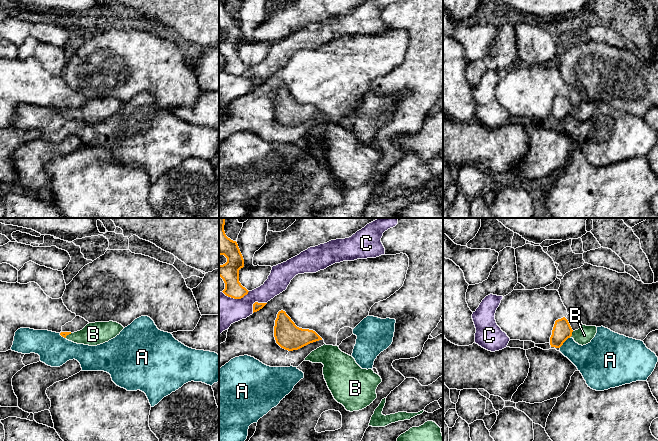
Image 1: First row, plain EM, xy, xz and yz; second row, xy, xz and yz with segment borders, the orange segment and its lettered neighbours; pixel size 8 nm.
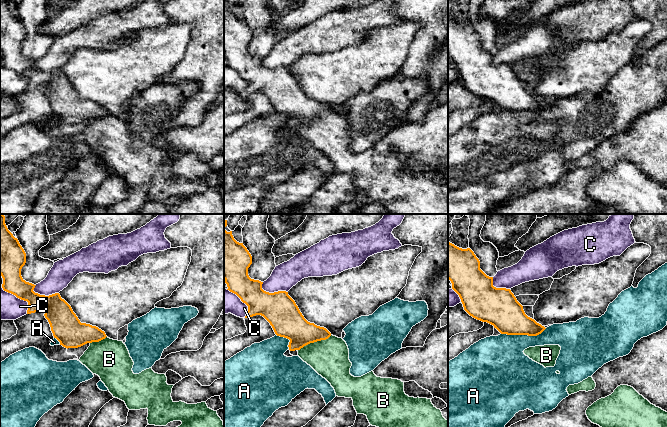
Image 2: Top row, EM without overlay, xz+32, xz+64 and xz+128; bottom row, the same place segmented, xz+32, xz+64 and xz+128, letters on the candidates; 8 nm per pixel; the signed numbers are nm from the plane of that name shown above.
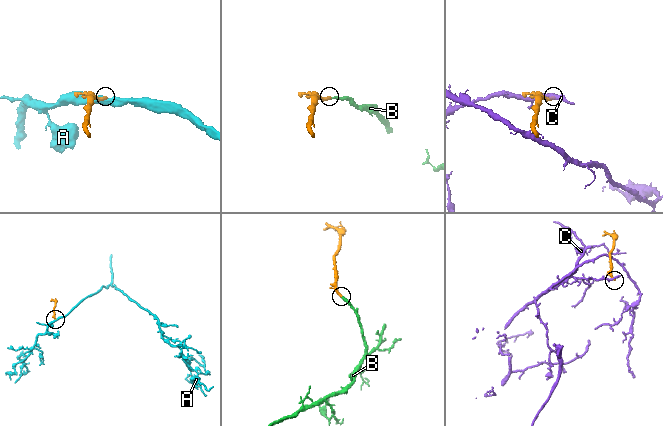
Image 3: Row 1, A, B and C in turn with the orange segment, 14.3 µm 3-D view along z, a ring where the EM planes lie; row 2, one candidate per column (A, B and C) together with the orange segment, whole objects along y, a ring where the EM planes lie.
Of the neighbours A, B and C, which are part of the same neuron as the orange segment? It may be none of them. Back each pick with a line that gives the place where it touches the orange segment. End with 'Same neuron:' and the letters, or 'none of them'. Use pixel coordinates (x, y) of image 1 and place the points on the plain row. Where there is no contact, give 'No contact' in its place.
B: Touches orange at yz (571, 110)
Same neuron: B

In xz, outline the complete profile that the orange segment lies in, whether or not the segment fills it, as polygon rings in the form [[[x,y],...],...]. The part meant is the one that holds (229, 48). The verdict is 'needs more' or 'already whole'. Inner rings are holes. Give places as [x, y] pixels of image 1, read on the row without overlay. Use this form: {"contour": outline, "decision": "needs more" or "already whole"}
{"contour": [[[219,0],[219,32],[227,34],[225,40],[219,41],[219,52],[225,59],[222,68],[228,73],[241,75],[249,68],[239,58],[239,46],[244,43],[244,35],[237,18],[226,12],[224,1]]], "decision": "already whole"}

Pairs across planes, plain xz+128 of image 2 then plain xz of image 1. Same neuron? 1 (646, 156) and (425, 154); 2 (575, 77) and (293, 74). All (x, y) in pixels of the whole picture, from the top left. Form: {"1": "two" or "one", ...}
{"1": "one", "2": "one"}

